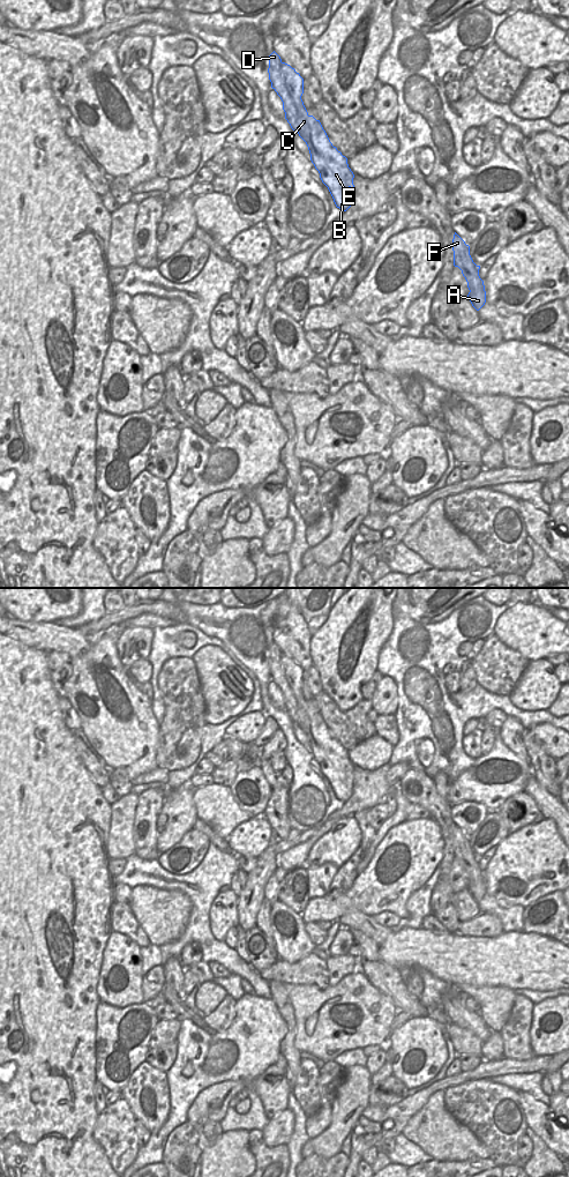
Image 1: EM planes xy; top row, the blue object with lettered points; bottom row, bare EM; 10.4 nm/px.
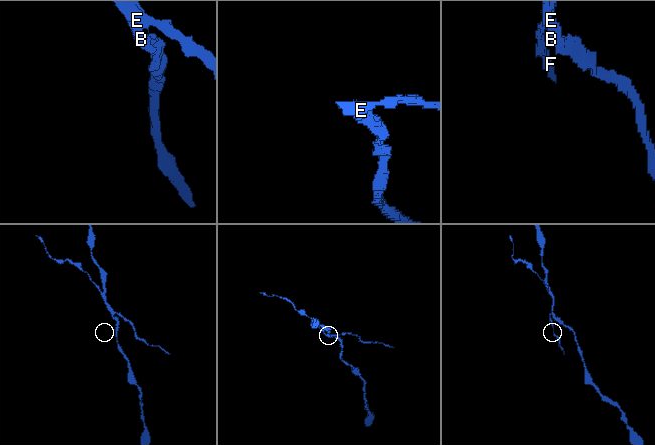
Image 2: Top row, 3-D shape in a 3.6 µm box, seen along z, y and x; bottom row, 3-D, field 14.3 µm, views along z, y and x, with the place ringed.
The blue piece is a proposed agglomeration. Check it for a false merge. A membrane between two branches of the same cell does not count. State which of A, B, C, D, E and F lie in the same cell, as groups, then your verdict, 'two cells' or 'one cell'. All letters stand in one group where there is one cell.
groups A D F / B C E; two cells

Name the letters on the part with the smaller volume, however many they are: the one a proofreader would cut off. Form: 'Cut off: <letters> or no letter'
Cut off: A, D, F

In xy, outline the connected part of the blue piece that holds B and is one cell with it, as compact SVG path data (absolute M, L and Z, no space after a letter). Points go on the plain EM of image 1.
M282 654L280 662L297 701L298 725L306 733L310 752L319 762L322 774L328 779L336 798L346 803L352 794L346 791L345 781L350 777L344 772L354 769L347 750L332 737L320 712L308 706L301 691L304 670L300 665L285 654Z

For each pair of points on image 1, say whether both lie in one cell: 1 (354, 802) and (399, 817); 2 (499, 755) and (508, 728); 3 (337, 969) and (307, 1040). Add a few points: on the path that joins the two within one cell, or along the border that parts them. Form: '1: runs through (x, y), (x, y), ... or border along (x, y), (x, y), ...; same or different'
1: runs through (369, 792), (392, 792), (401, 802); same
2: border along (498, 729), (501, 740), (524, 760); different
3: border along (354, 973), (343, 976), (330, 986); different

